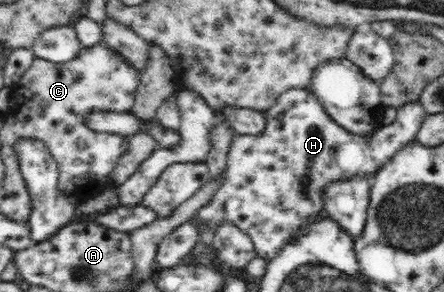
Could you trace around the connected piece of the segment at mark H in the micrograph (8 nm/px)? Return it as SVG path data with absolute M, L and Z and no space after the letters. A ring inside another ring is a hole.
M309 88L288 89L288 92L283 93L271 108L263 112L266 123L262 137L236 137L234 135L229 143L227 166L217 192L211 201L195 213L194 217L190 217L164 236L157 245L156 263L162 268L174 267L194 249L196 243L199 243L201 237L198 225L204 225L214 231L224 221L234 224L251 237L258 257L267 261L275 259L286 243L292 243L304 235L312 219L326 214L324 196L322 196L322 189L326 185L334 181L346 181L356 176L373 178L376 176L376 171L390 157L415 139L417 129L428 114L419 102L414 101L396 108L396 111L397 117L394 122L379 125L374 130L374 135L364 137L364 135L353 134L334 122Z

